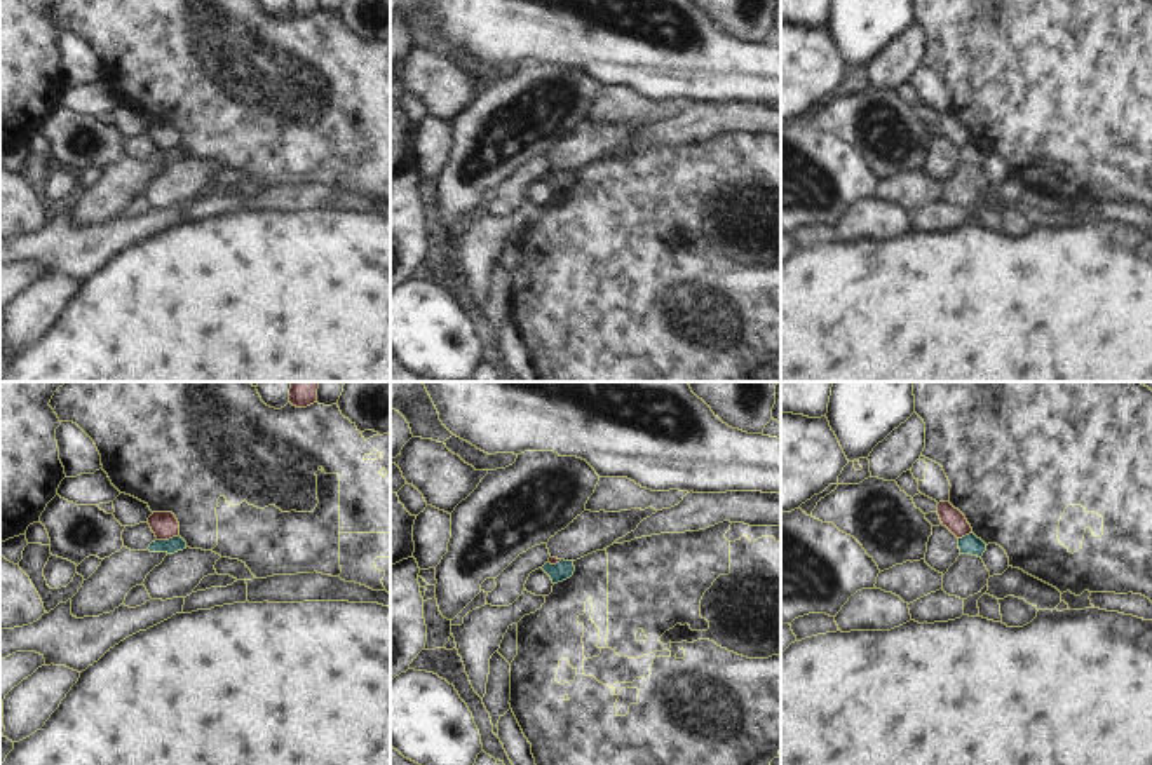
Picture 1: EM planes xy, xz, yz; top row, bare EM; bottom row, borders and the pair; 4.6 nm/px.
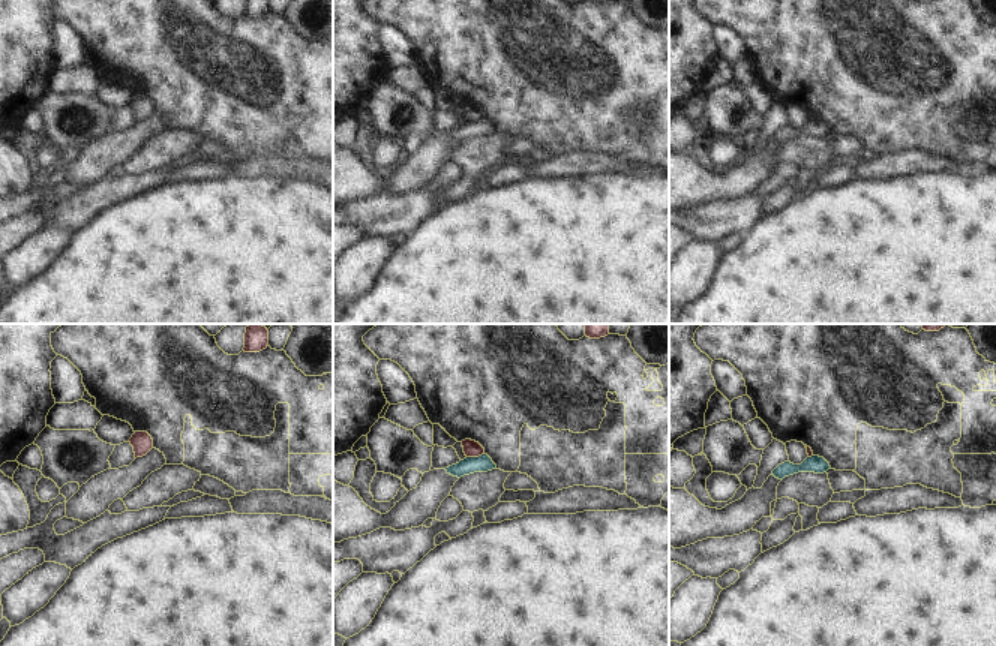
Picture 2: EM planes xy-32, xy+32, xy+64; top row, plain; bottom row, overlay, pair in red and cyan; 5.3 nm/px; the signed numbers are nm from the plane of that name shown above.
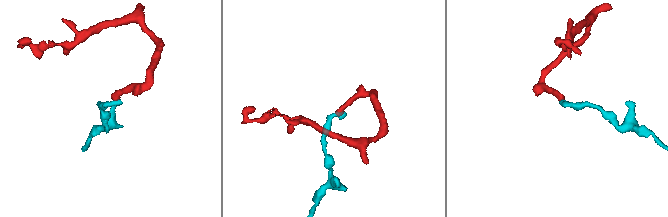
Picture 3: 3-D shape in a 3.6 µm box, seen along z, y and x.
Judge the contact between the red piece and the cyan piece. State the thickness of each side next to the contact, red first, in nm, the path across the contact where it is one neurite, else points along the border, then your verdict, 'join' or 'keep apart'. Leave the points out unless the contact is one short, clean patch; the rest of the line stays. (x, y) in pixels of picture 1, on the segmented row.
calibres 120 and 70 nm; border xy (176, 535), (157, 541); keep apart

